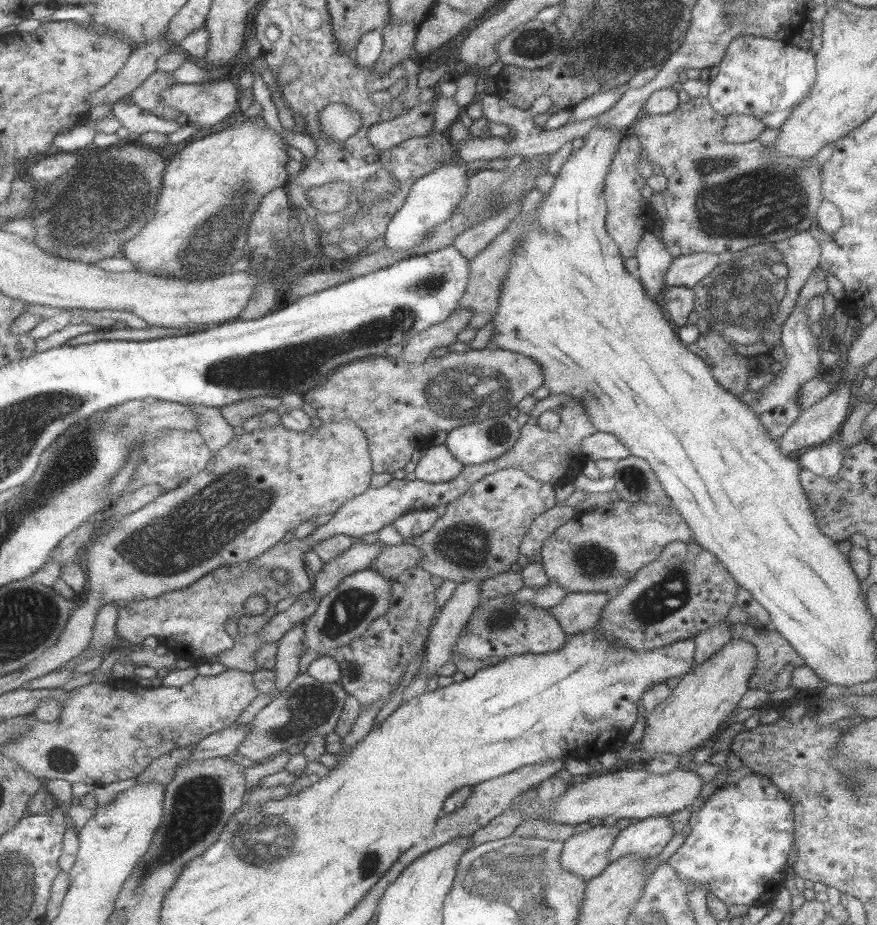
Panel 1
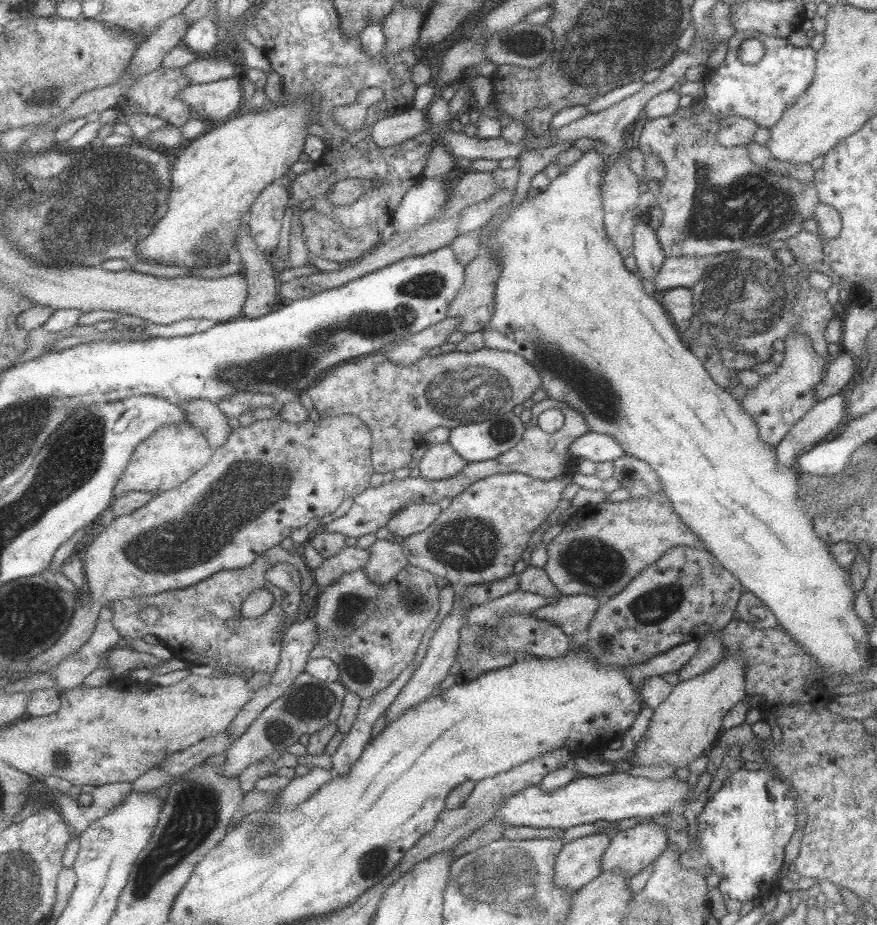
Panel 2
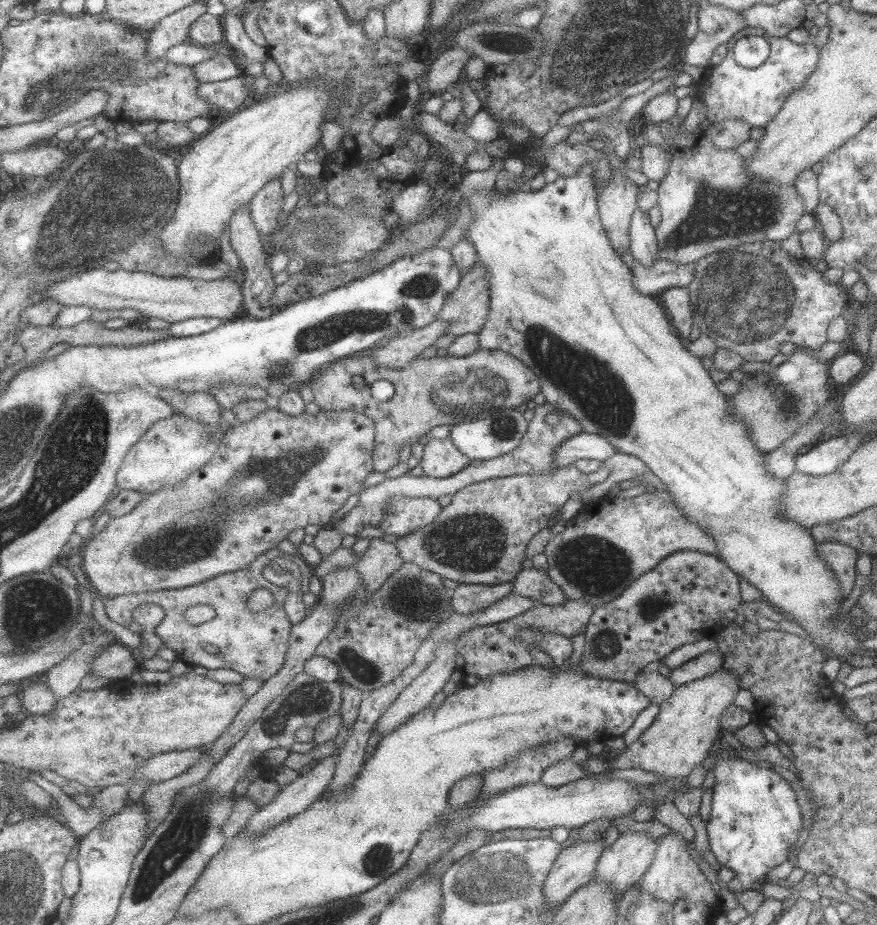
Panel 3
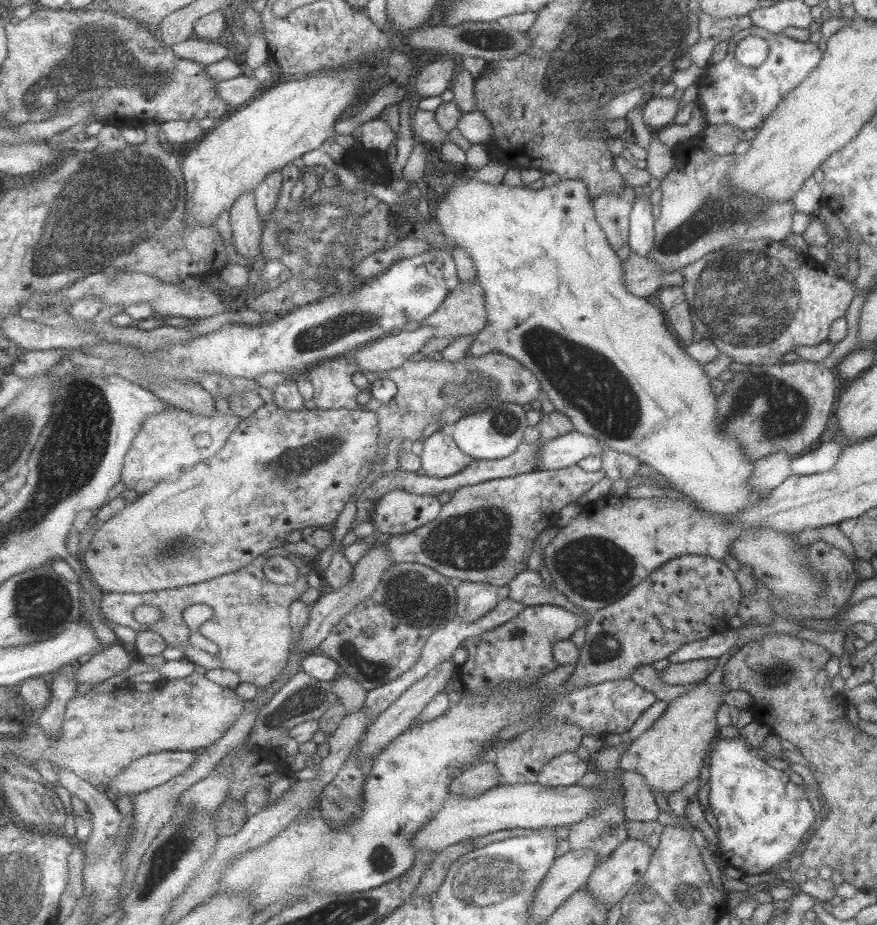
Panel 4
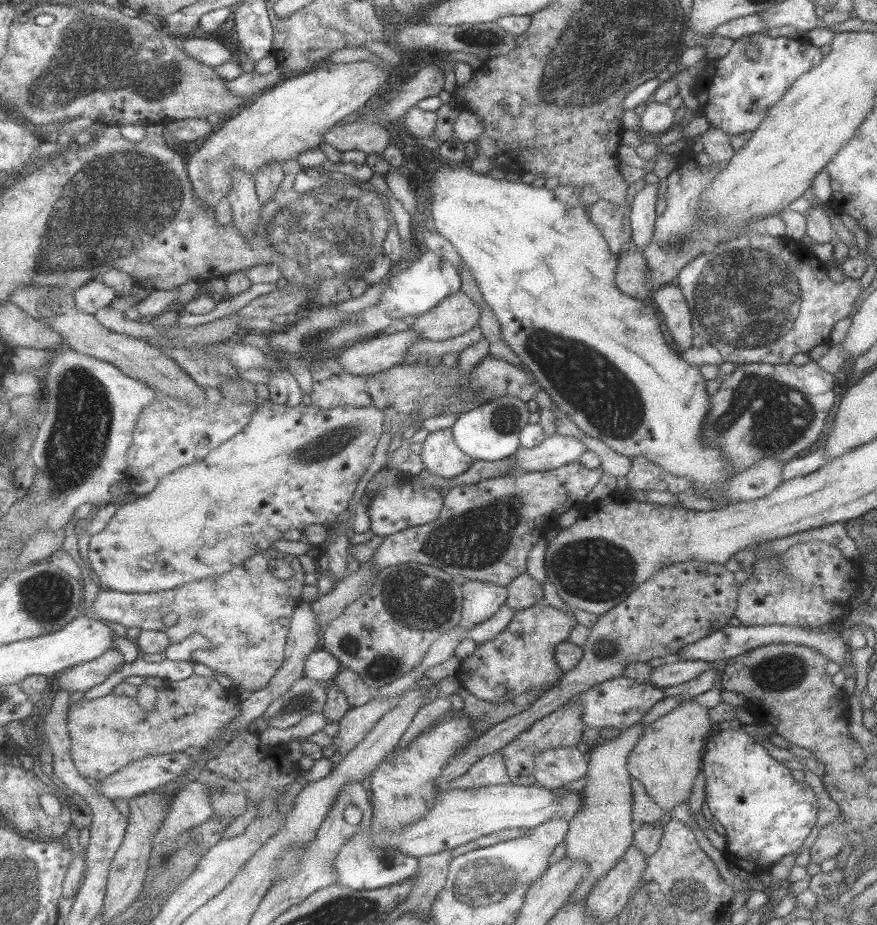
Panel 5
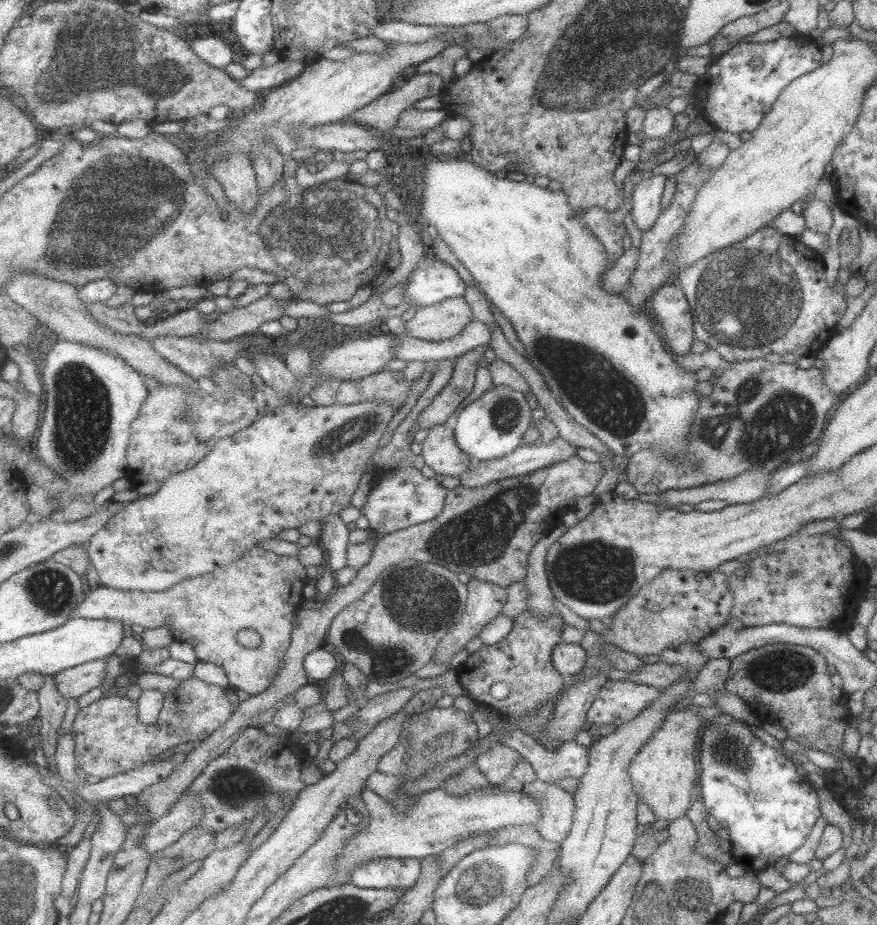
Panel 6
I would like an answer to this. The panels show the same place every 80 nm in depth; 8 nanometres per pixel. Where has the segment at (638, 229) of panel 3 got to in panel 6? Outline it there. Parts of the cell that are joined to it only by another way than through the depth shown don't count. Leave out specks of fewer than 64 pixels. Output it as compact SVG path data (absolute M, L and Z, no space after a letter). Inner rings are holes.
M652 175L648 179L641 179L634 185L632 193L632 220L636 223L639 232L645 232L651 228L657 216L659 216L659 201L663 194L663 186L667 177Z

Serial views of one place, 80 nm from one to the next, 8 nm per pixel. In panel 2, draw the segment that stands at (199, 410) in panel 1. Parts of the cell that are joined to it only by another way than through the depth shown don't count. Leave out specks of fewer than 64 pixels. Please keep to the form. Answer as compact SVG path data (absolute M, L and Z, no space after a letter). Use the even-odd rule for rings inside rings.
M199 399L181 404L181 408L186 412L188 421L203 430L213 448L217 450L229 441L233 428L219 404Z

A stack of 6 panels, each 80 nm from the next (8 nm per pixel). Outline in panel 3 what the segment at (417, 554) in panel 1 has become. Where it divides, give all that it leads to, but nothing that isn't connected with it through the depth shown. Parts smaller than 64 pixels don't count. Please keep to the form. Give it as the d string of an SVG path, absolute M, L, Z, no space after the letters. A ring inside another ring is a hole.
M373 538L355 568L362 574L368 595L373 596L406 563L393 538Z

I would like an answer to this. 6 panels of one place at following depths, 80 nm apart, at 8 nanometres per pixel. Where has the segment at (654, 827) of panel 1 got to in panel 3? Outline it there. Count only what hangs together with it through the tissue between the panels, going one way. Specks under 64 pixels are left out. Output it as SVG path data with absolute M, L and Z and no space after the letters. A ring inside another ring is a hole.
M646 832L619 833L615 842L602 850L598 864L595 866L593 881L605 882L607 886L611 886L611 890L615 891L615 894L623 894L630 886L639 882L649 868L657 850L658 841L659 839Z

